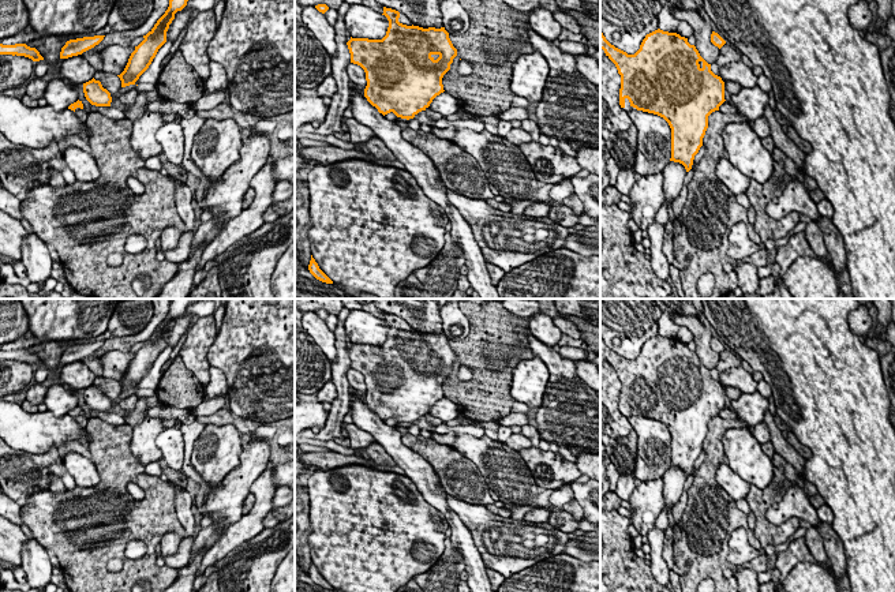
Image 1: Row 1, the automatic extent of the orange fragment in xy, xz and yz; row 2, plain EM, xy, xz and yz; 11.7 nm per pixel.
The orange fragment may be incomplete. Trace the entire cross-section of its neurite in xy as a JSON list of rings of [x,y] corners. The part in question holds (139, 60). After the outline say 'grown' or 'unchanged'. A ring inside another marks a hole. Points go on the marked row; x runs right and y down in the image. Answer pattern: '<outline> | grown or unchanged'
[[[169,0],[169,7],[165,14],[157,20],[154,27],[143,35],[143,41],[135,46],[124,71],[117,75],[121,80],[121,87],[135,85],[139,76],[149,68],[158,49],[166,42],[166,31],[175,19],[175,14],[187,5],[188,0]]] | unchanged

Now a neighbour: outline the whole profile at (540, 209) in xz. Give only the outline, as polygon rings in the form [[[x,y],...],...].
[[[551,201],[532,203],[524,210],[524,216],[533,218],[547,217],[551,206]]]

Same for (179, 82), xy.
[[[177,49],[157,79],[161,100],[192,106],[206,90],[205,80],[186,61]]]

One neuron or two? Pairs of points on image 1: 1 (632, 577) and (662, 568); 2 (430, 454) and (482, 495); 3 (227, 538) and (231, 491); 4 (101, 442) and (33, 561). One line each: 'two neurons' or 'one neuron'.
1: two neurons
2: one neuron
3: two neurons
4: two neurons

